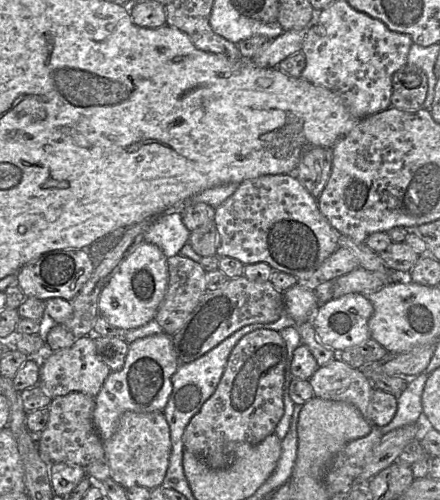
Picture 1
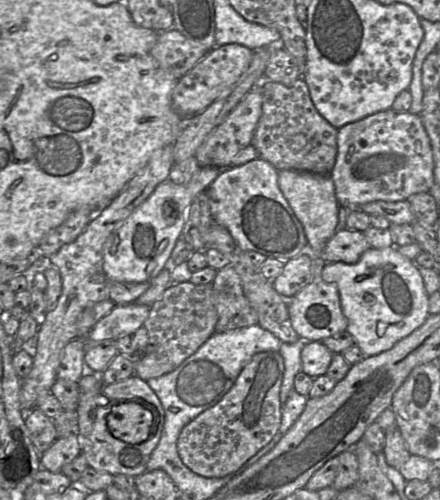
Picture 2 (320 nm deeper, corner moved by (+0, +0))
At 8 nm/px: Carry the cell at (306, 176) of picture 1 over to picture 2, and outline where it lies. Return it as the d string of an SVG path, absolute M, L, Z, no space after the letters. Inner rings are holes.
M298 78L294 84L289 86L263 80L257 87L260 88L262 94L262 115L256 127L251 145L257 150L259 158L269 162L278 171L293 170L318 175L330 175L338 152L338 129L330 125L316 110L305 80Z

